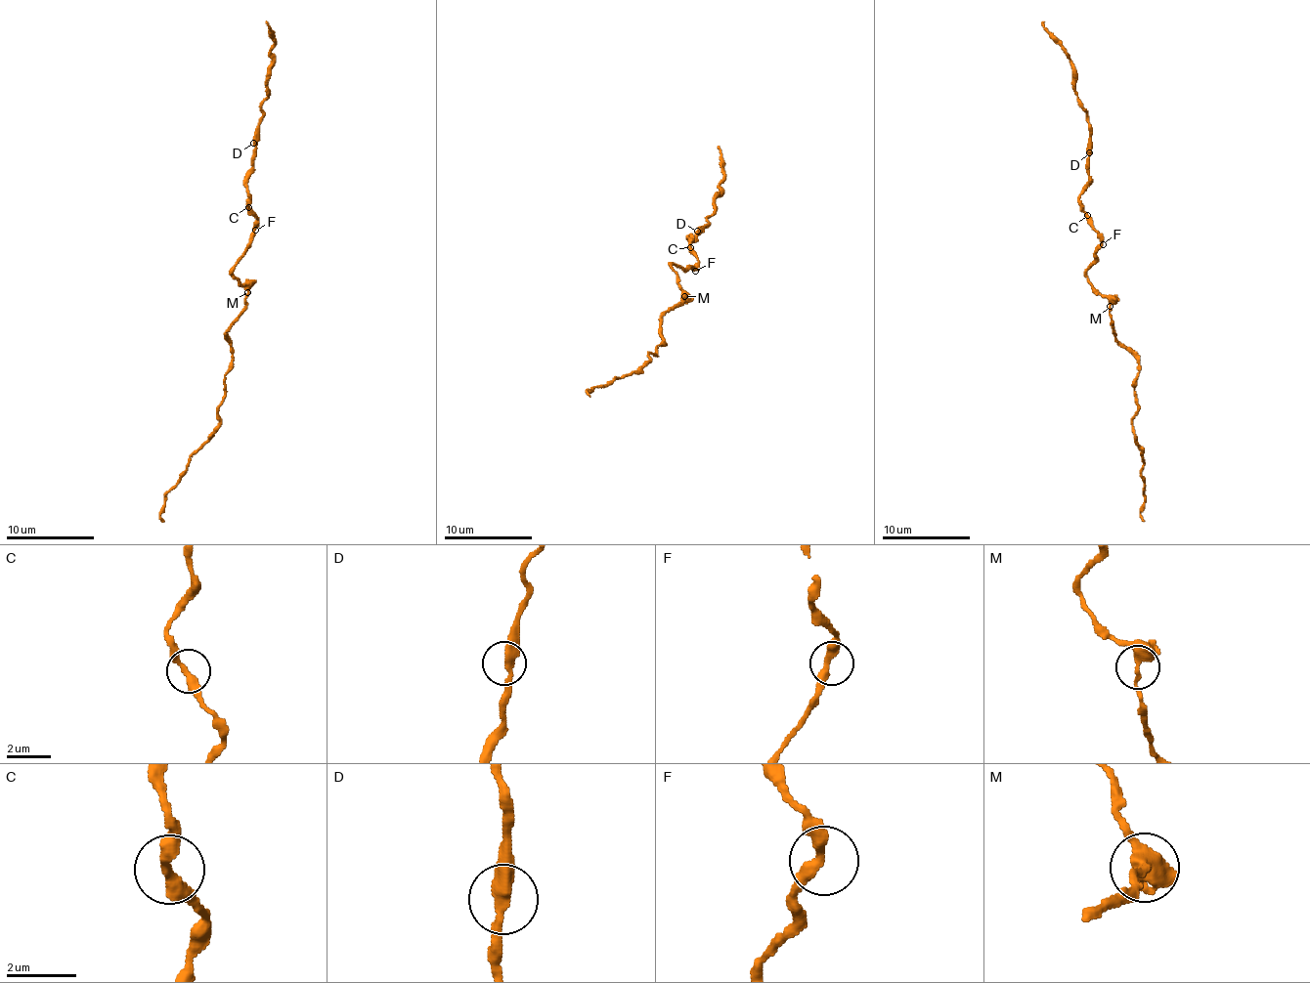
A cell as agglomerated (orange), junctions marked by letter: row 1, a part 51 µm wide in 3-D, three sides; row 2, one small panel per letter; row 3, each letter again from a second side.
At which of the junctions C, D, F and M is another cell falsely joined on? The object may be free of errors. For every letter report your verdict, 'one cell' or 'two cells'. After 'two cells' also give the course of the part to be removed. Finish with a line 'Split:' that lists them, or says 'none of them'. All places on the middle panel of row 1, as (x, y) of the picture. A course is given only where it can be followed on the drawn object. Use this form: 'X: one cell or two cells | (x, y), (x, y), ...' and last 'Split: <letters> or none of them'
C: one cell
D: one cell
F: one cell
M: one cell
Split: none of them

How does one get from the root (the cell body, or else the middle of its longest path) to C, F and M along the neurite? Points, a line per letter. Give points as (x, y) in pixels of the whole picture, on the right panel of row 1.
C: (1092, 283), (1085, 270), (1094, 260), (1100, 237), (1087, 215)
F: (1092, 283), (1085, 270), (1094, 260), (1096, 248), (1103, 244)
M: (1092, 283), (1105, 295), (1110, 305)

